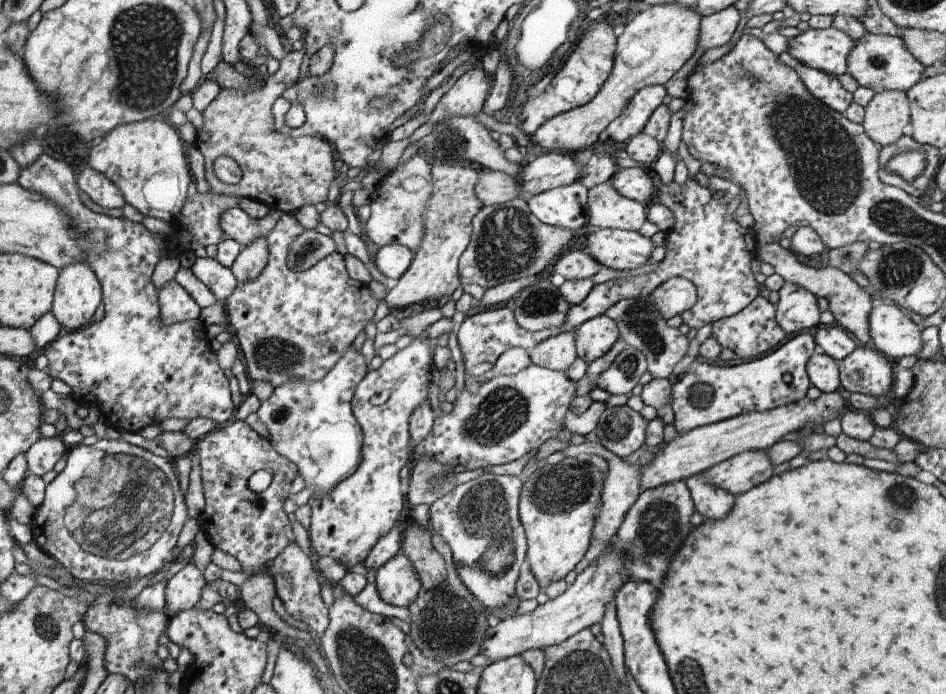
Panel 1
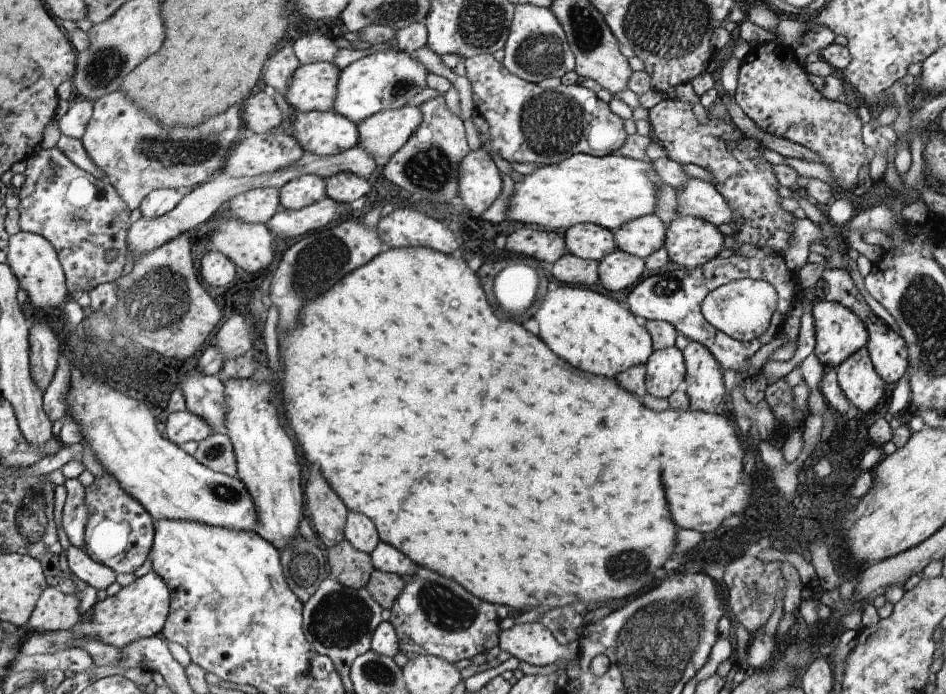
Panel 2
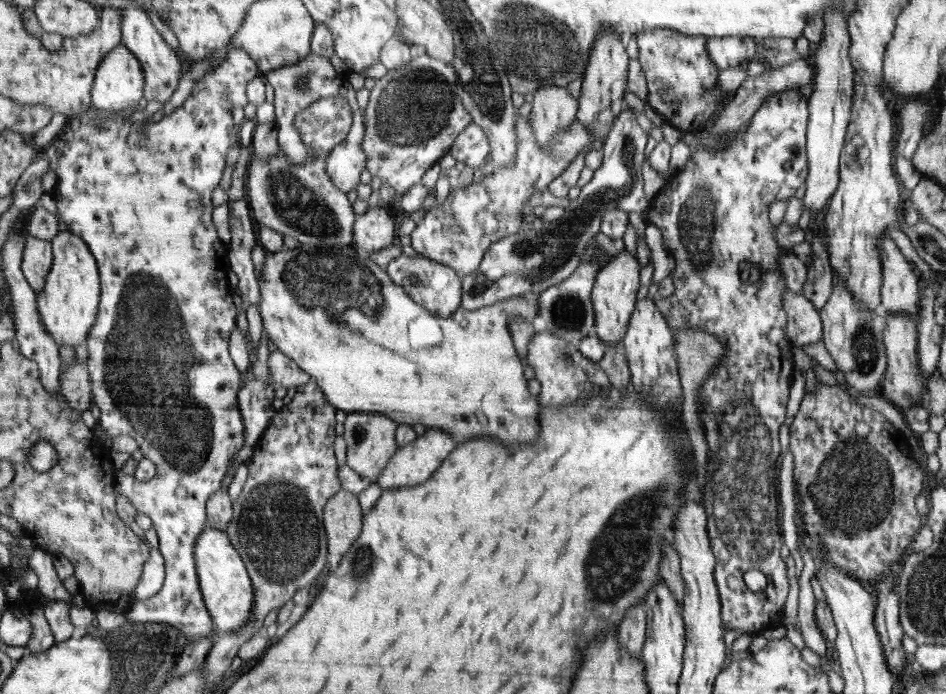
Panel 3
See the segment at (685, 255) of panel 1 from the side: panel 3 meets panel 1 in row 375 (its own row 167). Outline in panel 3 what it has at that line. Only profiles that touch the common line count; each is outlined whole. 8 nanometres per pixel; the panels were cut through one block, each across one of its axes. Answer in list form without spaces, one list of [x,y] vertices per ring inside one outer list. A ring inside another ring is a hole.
[[[471,124],[453,143],[450,156],[465,164],[466,167],[480,170],[480,166],[484,166],[490,152],[491,147],[486,134],[480,126]]]

